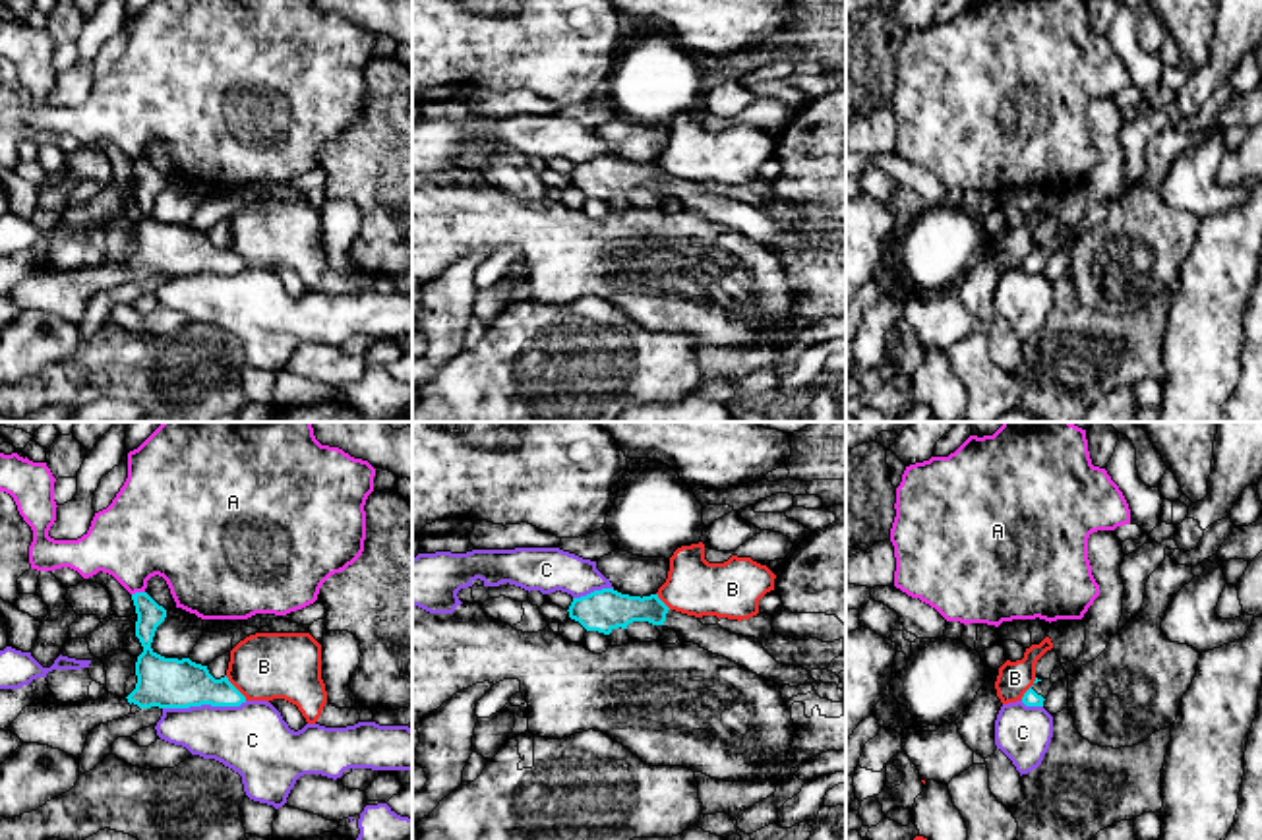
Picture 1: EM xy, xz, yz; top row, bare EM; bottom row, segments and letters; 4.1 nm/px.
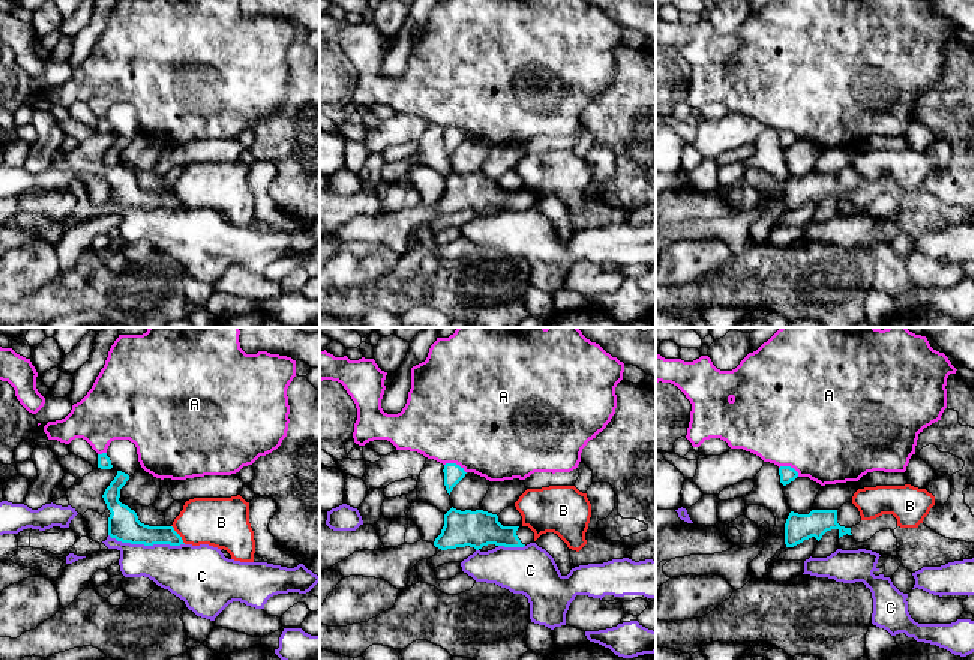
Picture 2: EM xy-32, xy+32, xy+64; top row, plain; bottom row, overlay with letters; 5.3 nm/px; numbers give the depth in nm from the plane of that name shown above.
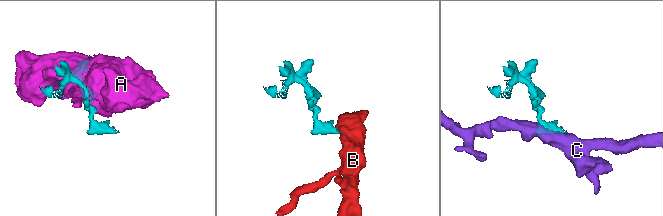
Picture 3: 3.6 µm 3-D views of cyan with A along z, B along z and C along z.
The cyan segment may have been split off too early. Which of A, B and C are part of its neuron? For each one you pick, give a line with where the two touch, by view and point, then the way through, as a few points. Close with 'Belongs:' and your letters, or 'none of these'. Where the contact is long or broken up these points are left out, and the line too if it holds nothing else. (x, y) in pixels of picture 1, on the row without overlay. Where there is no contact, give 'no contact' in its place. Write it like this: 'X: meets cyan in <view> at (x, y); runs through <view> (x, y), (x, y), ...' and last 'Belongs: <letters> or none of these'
Belongs: none of these

